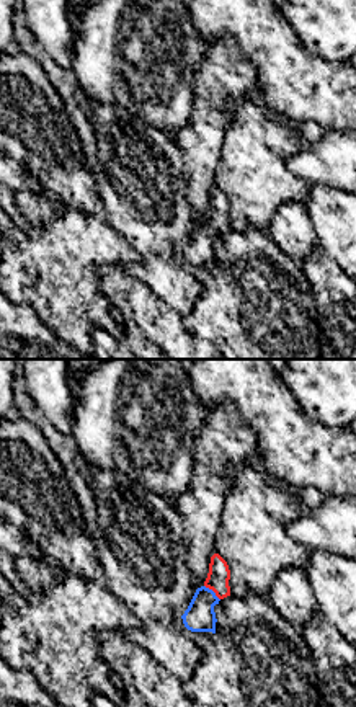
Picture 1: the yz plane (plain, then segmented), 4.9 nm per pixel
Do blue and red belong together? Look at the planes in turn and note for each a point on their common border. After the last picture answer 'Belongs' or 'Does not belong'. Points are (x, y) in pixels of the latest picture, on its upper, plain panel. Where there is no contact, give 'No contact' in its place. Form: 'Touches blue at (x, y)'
Touches blue at (213, 226)

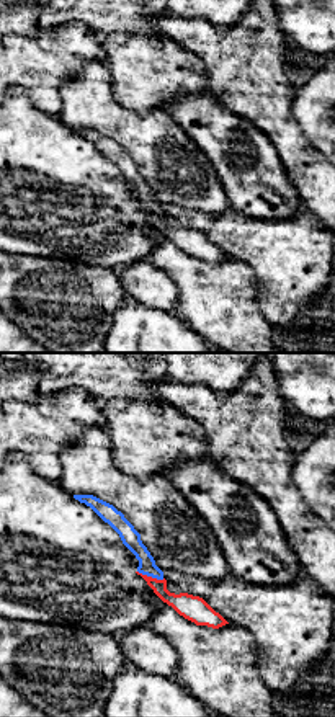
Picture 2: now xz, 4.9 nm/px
Touches blue at (151, 209)

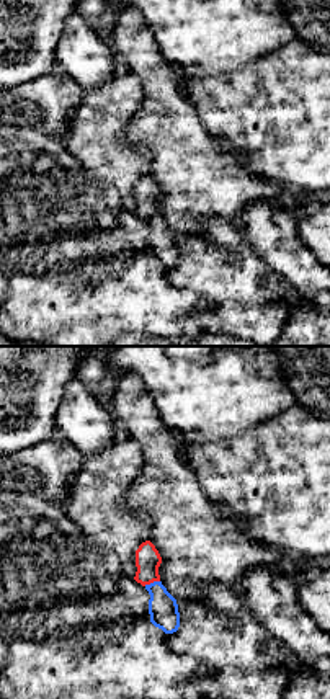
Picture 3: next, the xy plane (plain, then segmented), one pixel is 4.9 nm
Touches blue at (151, 218)

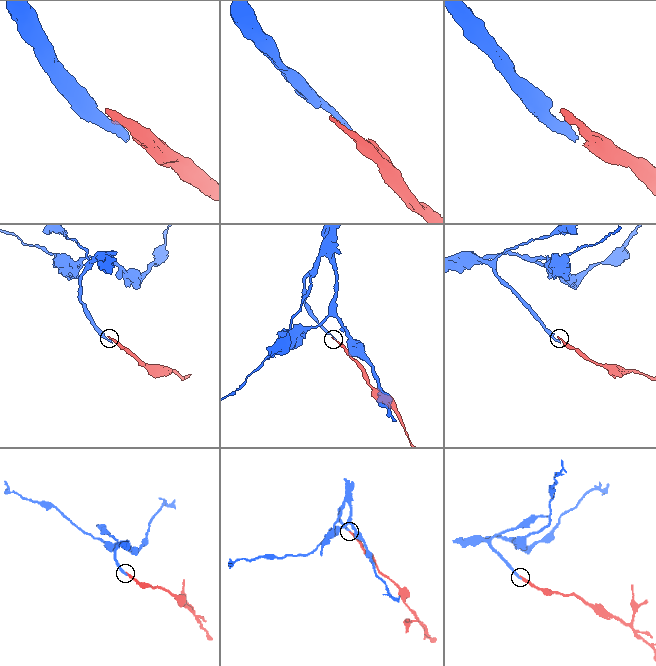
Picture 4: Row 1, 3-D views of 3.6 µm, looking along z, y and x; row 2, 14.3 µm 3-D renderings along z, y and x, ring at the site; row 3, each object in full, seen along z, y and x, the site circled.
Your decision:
Belongs

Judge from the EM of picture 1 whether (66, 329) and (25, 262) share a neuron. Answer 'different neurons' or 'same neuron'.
same neuron

